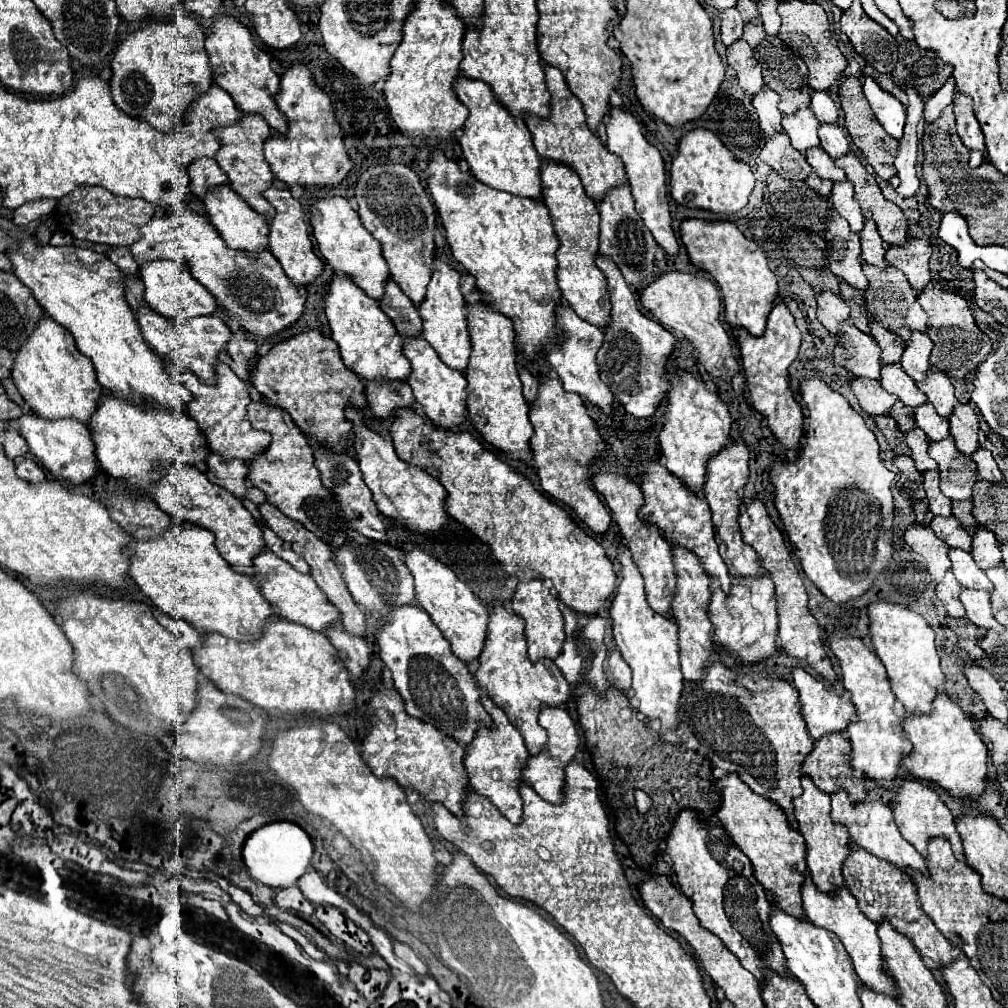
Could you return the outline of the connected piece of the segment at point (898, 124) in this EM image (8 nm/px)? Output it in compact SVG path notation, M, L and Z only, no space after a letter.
M864 76L864 96L868 98L878 122L884 126L884 130L894 136L900 138L902 136L902 128L904 128L904 120L906 120L906 108L900 100L896 100L892 94L888 94L886 90L882 90L874 78Z

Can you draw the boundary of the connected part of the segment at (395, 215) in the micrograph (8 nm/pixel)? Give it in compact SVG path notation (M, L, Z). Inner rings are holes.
M402 164L372 166L356 184L356 200L364 228L382 244L382 254L390 266L392 280L414 306L422 304L426 298L426 286L434 274L434 230L438 216L418 174Z

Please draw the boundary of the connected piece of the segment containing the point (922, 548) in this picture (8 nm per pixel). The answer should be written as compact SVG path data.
M920 524L908 526L904 532L904 542L918 552L920 556L926 558L928 572L940 580L948 570L950 570L950 560L948 560L948 546L930 530Z

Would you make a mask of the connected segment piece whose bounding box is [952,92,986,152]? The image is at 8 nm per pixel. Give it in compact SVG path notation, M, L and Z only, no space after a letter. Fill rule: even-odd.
M956 92L952 104L954 104L954 116L956 116L956 130L958 130L958 136L962 138L962 142L972 150L986 152L984 134L974 116L974 110L972 110L974 102L970 100L970 96L962 96L960 92Z

